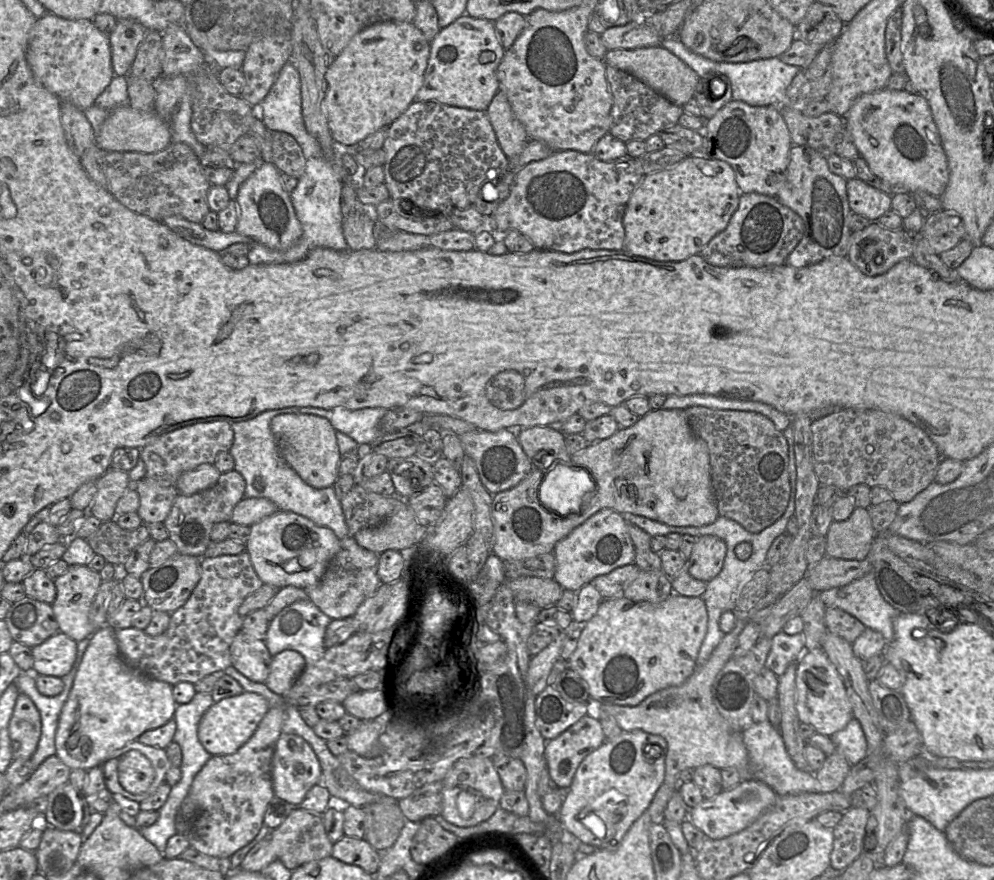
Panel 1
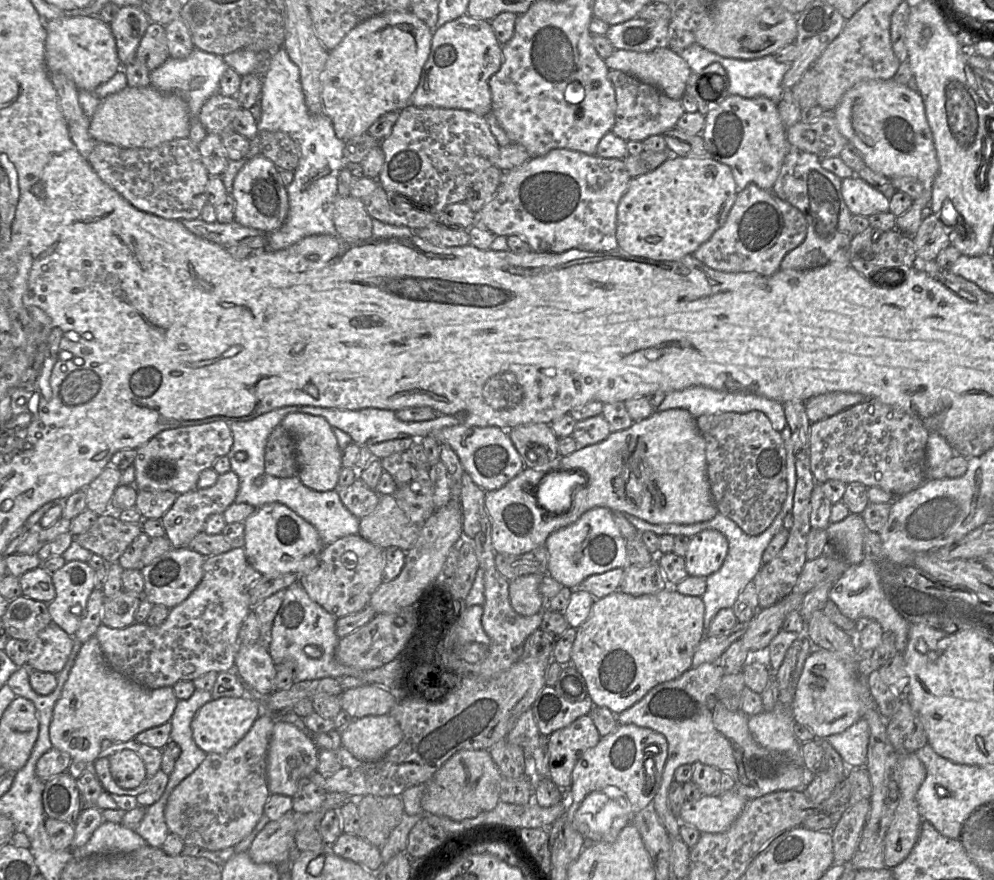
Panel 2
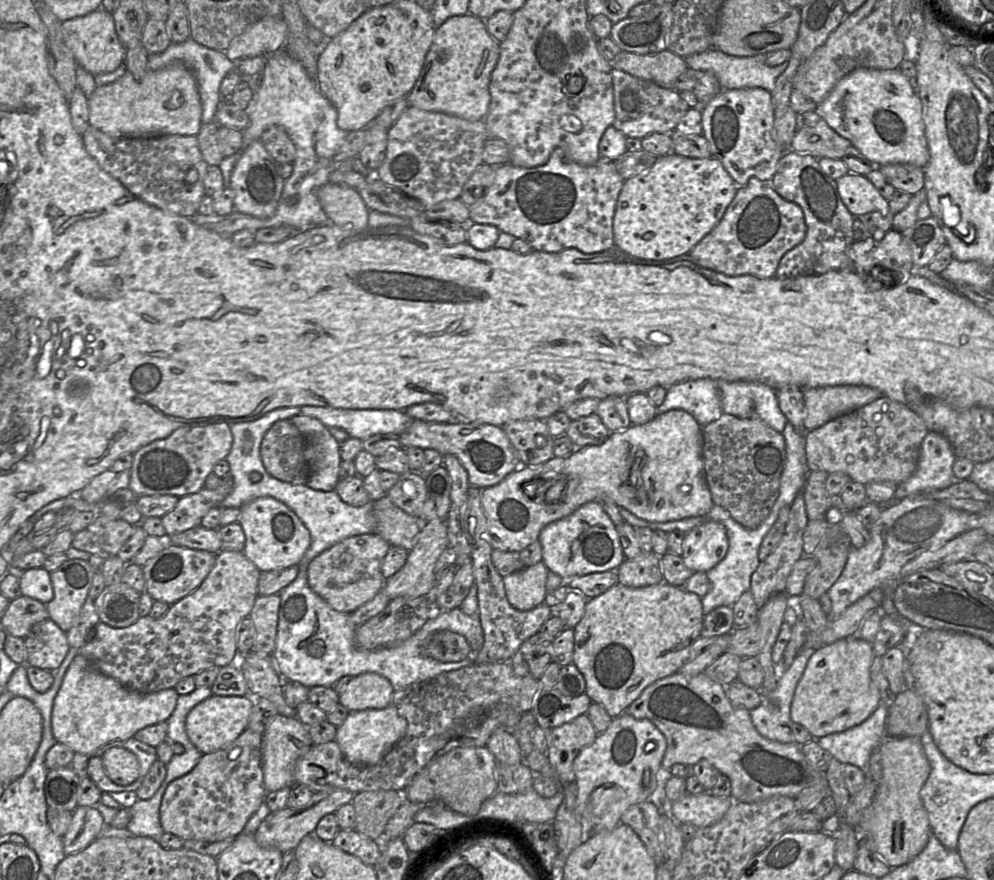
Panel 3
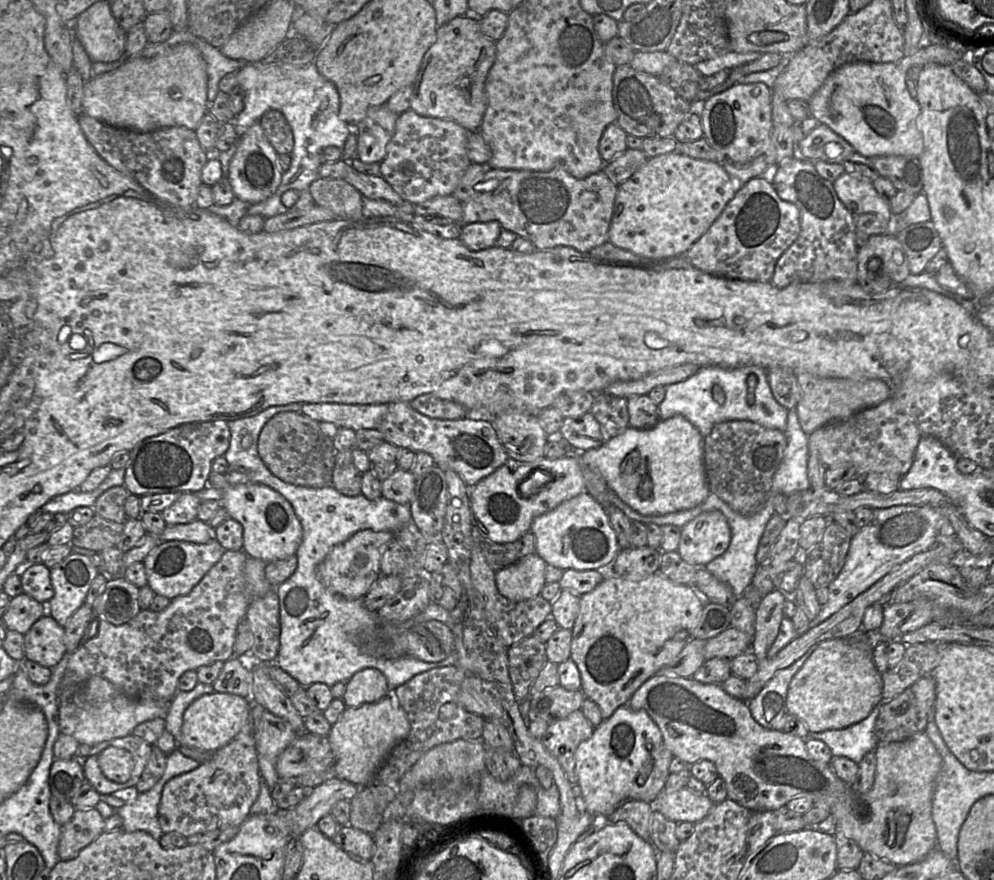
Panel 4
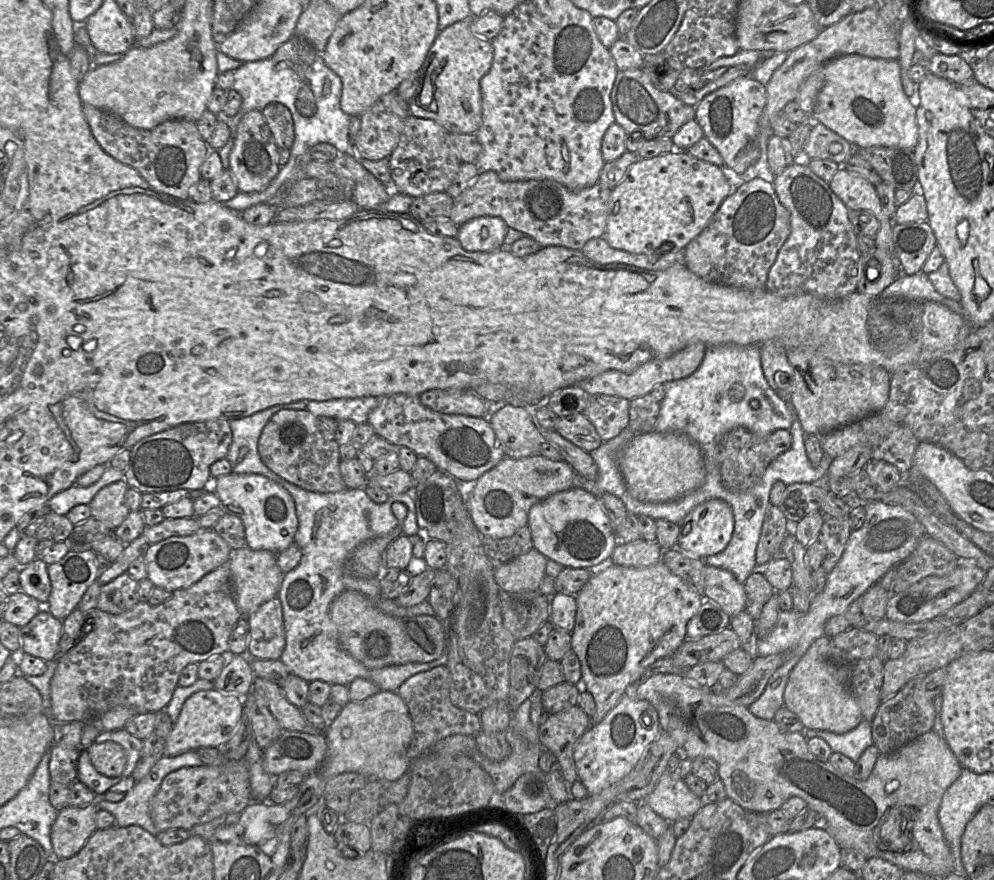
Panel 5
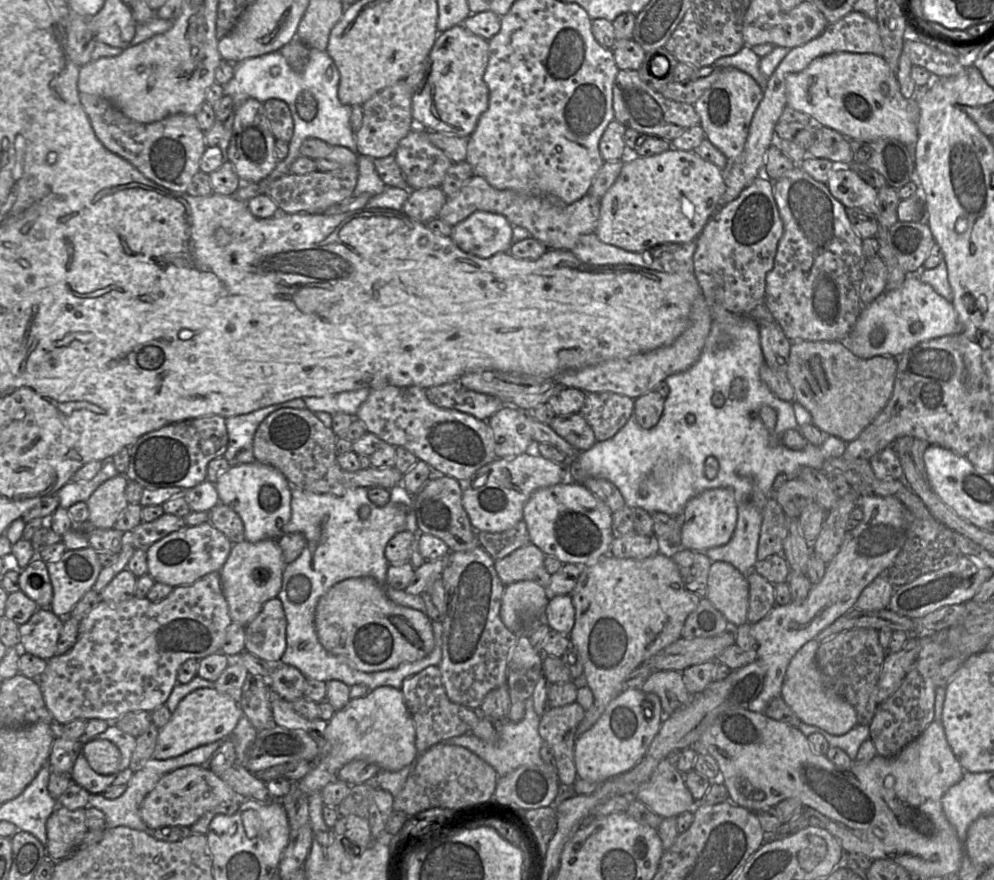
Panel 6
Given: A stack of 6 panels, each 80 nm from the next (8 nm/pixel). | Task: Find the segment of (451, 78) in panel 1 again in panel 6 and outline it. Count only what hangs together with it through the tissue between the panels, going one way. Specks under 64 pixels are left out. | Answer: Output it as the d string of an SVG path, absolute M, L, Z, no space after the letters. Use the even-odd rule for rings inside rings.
M462 24L439 33L428 55L425 74L412 95L411 114L415 126L468 138L489 105L489 90L483 80L488 58L488 40L468 31Z

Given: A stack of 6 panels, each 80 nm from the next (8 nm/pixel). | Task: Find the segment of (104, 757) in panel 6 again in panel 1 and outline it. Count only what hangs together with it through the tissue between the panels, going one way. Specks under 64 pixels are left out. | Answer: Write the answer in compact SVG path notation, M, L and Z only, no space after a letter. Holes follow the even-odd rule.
M130 750L119 758L118 780L131 794L145 792L155 777L150 760L137 750Z

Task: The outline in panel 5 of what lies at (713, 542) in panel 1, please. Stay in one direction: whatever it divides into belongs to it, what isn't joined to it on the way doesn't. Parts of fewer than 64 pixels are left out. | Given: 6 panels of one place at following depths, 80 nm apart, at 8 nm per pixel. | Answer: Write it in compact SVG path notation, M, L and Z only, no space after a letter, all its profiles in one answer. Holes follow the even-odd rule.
M711 499L694 507L681 521L677 547L699 558L718 554L731 540L734 516L722 499Z

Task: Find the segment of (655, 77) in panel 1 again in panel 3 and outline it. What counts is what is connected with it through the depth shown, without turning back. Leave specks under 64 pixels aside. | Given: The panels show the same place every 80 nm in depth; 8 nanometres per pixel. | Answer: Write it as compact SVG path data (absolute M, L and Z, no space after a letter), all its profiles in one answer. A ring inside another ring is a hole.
M667 49L657 54L637 54L622 50L610 63L612 68L668 89L674 89L676 80L688 68L683 57Z

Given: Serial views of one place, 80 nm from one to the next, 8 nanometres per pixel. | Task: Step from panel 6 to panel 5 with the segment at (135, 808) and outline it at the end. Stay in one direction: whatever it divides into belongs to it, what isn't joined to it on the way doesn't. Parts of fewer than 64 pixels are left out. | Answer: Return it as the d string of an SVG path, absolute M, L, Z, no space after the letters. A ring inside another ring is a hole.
M190 750L179 754L177 756L163 756L150 770L150 772L140 781L136 782L135 786L126 793L124 799L120 802L109 802L104 796L97 796L95 803L98 809L106 810L114 815L116 819L116 826L128 827L130 825L137 825L148 831L151 835L157 837L159 830L155 827L151 815L150 804L158 791L160 784L165 776L182 767L202 766L204 763L199 758L196 750Z

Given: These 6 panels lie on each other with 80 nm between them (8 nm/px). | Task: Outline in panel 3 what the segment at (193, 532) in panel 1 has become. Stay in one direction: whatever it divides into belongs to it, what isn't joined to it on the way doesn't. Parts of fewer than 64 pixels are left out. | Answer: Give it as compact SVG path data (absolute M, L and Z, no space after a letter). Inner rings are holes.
M226 475L222 478L220 485L216 489L202 488L196 493L185 495L178 499L175 507L161 517L166 534L172 536L191 528L201 526L203 517L211 508L221 507L222 501L233 491L233 479Z

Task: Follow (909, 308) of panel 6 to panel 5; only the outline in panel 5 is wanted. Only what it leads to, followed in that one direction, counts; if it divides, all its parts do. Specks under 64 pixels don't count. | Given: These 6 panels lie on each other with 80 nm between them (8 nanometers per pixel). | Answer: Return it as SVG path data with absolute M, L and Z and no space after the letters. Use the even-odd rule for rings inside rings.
M920 271L913 275L901 274L878 296L884 299L904 298L911 301L932 301L946 306L951 311L963 316L965 311L958 301L941 295L929 280L927 274Z

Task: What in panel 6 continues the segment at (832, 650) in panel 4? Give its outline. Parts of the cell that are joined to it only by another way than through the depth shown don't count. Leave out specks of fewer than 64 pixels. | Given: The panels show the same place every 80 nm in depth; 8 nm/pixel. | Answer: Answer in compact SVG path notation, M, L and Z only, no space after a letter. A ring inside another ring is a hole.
M812 639L792 658L784 677L781 697L801 722L819 727L831 735L842 736L858 724L857 714L850 703L824 683L824 677L816 662L819 646L820 642Z

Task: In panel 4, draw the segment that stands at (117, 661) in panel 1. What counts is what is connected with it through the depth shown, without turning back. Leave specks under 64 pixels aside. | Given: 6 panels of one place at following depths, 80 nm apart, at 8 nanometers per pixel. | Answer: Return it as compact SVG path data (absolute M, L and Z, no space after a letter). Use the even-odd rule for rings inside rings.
M100 676L89 678L81 687L63 687L59 692L59 732L74 737L80 744L97 745L103 741L125 737L140 723L163 718L169 702L135 700Z

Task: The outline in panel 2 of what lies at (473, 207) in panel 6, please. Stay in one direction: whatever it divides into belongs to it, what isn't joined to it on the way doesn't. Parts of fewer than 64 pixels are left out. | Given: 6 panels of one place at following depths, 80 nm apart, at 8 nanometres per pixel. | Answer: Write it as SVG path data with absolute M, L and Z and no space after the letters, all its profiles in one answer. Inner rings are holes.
M564 148L552 149L544 156L530 158L521 166L503 172L501 183L493 198L477 213L477 223L496 236L501 235L507 237L517 235L523 238L529 244L532 251L563 253L573 248L585 251L615 251L618 249L616 239L617 208L631 180L632 177L626 169L624 159L601 158L597 155L588 155L580 151Z

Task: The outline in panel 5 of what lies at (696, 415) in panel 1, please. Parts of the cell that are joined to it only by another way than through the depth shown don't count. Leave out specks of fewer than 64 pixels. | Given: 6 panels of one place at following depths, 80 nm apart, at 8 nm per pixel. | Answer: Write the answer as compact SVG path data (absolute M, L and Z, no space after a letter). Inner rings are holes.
M743 427L727 432L719 441L719 472L725 489L744 492L756 484L769 464L791 446L789 430L778 429L766 437L759 437Z

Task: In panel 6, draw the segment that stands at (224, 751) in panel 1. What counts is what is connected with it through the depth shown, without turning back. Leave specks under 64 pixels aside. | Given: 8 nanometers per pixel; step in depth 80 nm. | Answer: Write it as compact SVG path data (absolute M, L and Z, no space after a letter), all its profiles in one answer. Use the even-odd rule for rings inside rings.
M199 688L186 695L172 712L168 723L159 728L153 759L166 760L180 756L199 746L231 737L243 711L230 696L215 688Z

